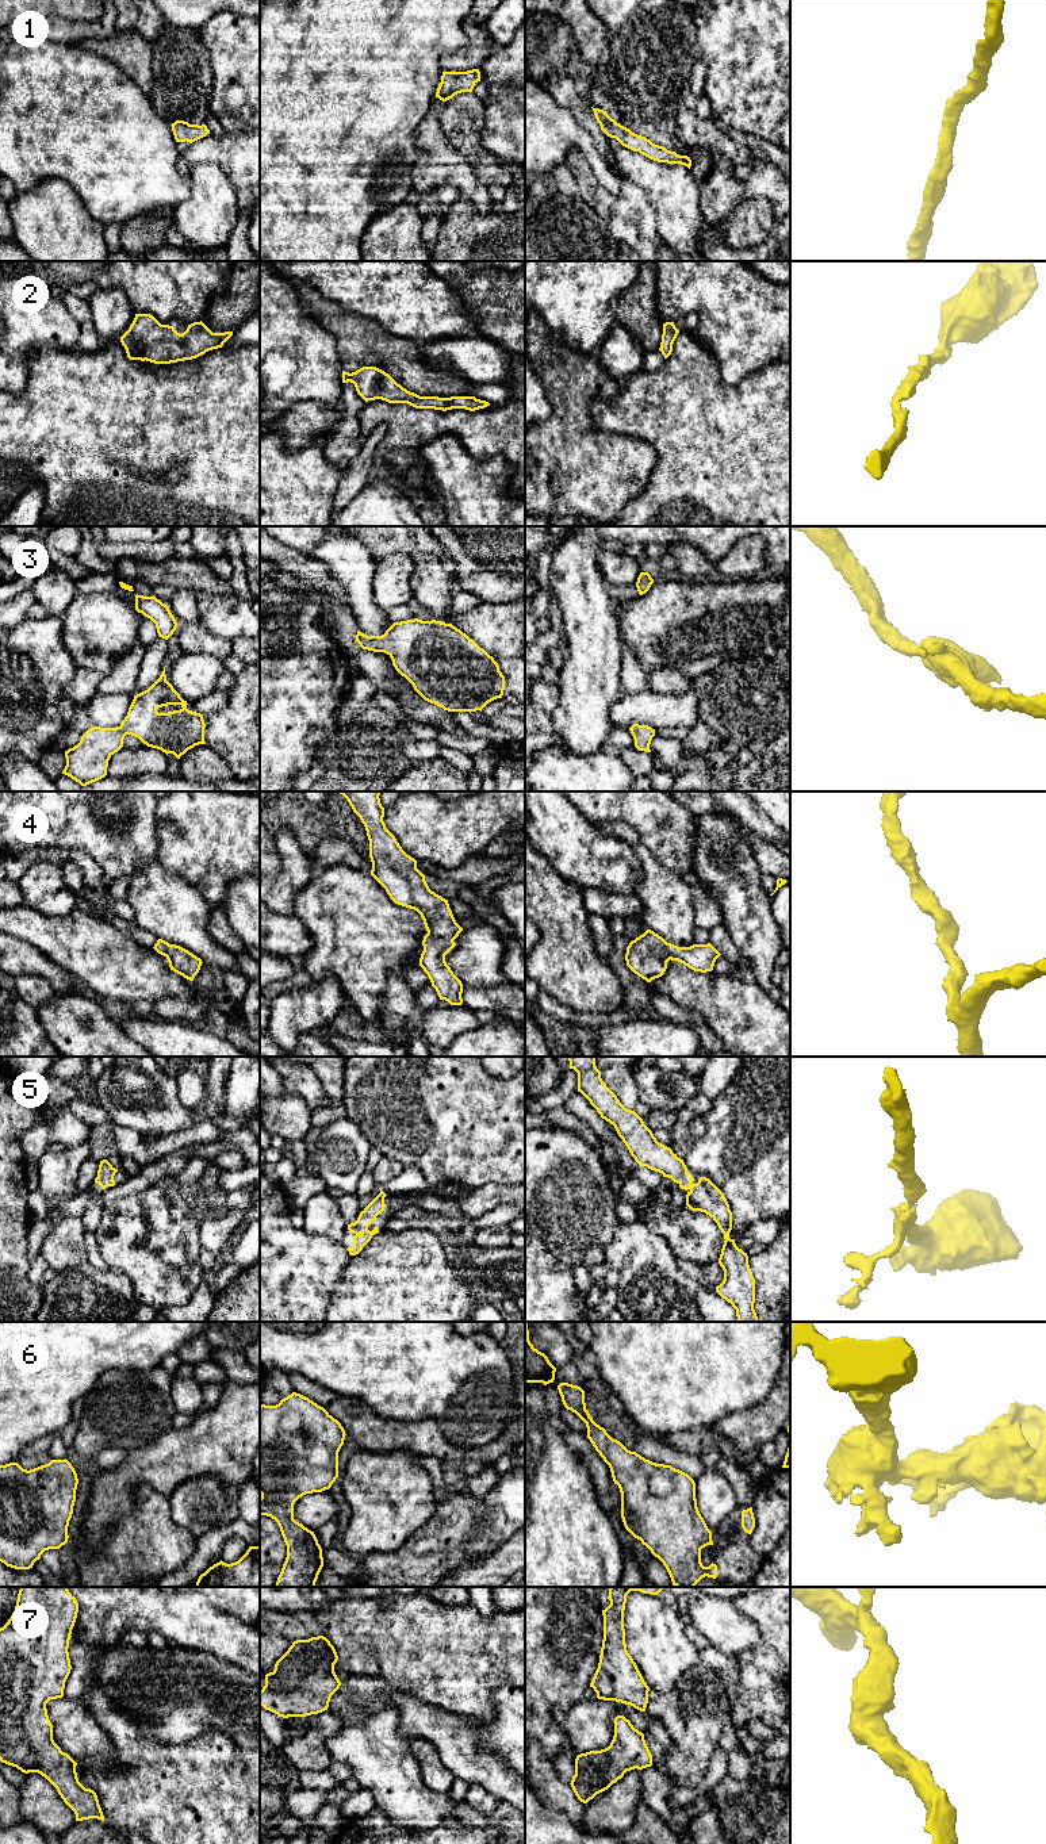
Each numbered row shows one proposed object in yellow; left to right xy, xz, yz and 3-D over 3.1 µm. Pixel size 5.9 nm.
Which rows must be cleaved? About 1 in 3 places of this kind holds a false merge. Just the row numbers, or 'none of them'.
none of them

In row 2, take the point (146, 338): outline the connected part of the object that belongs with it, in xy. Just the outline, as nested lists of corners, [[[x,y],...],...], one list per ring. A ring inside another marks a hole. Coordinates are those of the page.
[[[135,314],[120,342],[130,360],[170,364],[222,348],[231,336],[233,331],[212,333],[202,321],[188,325],[180,334],[173,326],[161,325],[150,314]]]

